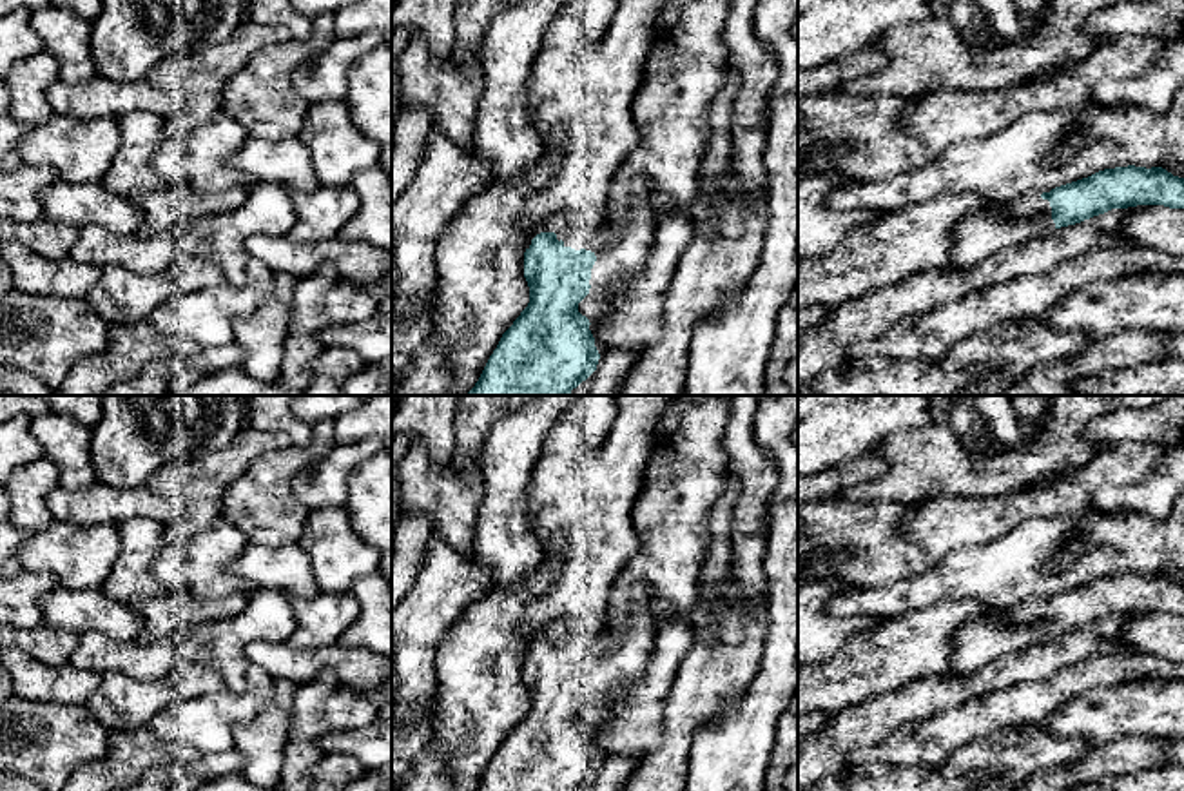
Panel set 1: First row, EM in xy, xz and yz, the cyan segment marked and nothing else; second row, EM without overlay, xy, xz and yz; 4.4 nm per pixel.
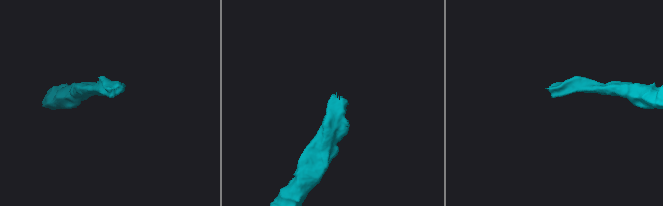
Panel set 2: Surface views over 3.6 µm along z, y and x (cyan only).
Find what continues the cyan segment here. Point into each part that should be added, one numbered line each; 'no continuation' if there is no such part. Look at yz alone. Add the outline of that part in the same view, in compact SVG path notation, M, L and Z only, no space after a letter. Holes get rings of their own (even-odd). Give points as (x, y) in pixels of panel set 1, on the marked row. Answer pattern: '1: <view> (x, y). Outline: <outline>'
1: yz (981, 234). Outline: M1034 189L1010 203L997 203L988 212L974 212L961 220L956 227L948 267L970 269L1004 249L1055 230L1050 201L1041 198L1043 192L1050 189Z

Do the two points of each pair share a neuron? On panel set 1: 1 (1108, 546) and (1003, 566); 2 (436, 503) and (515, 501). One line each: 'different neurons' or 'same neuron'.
1: same neuron
2: different neurons

